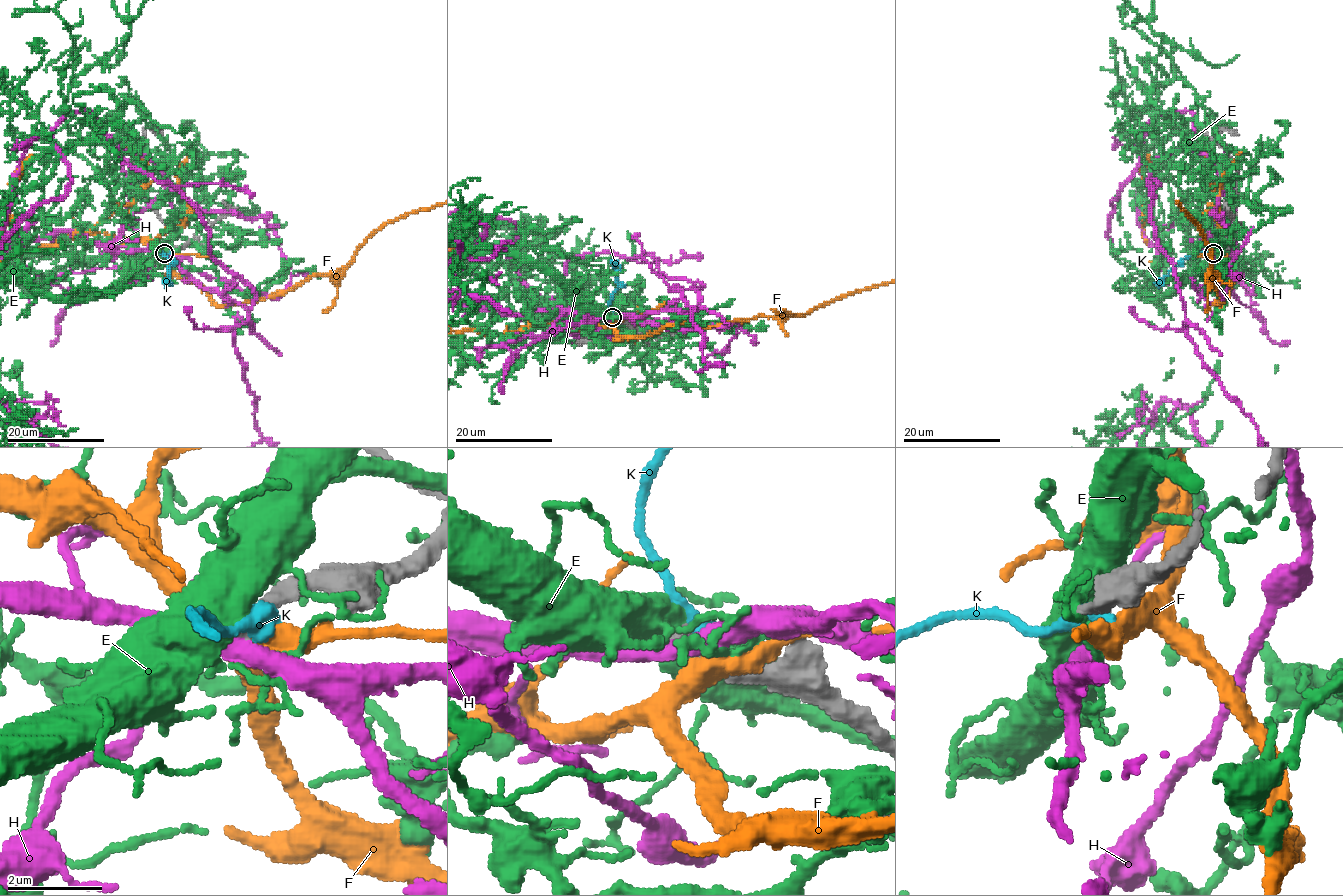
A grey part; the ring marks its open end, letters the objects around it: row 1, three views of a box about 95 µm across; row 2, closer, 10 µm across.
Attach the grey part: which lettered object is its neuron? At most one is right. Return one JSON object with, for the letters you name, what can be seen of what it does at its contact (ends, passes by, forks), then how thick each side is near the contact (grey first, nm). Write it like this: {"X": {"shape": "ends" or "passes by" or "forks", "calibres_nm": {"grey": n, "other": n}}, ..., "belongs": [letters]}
{"belongs": []}

